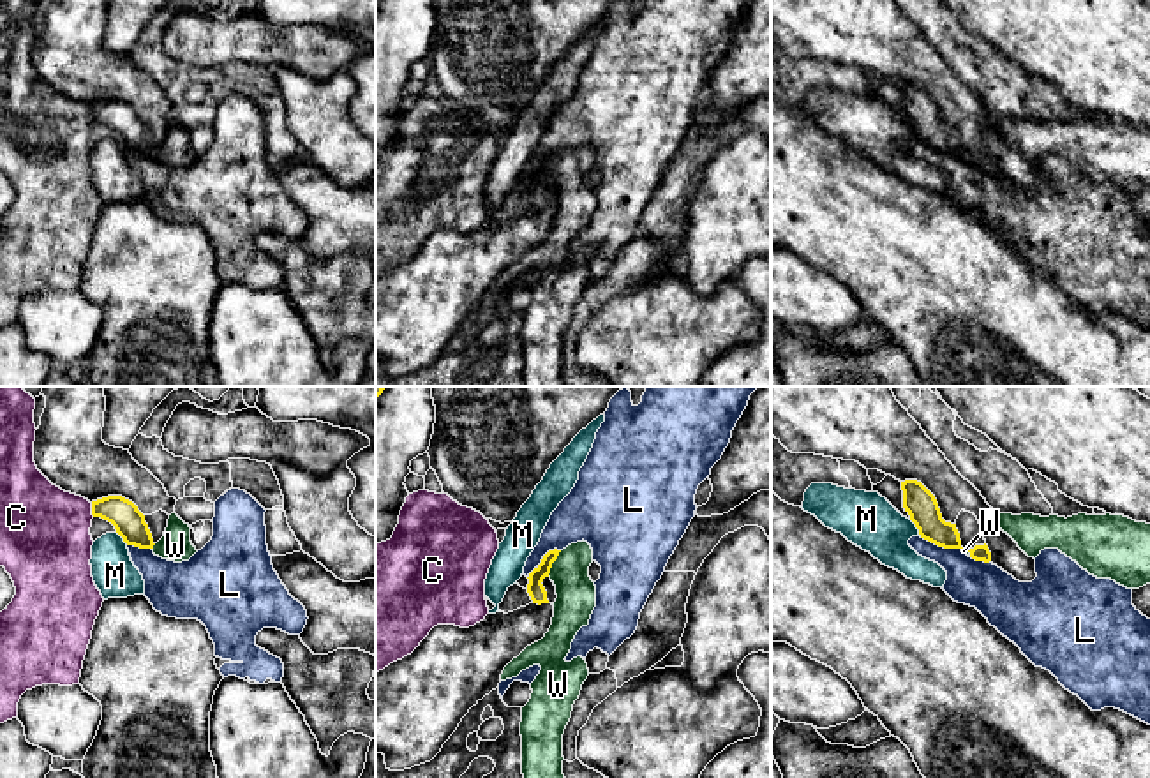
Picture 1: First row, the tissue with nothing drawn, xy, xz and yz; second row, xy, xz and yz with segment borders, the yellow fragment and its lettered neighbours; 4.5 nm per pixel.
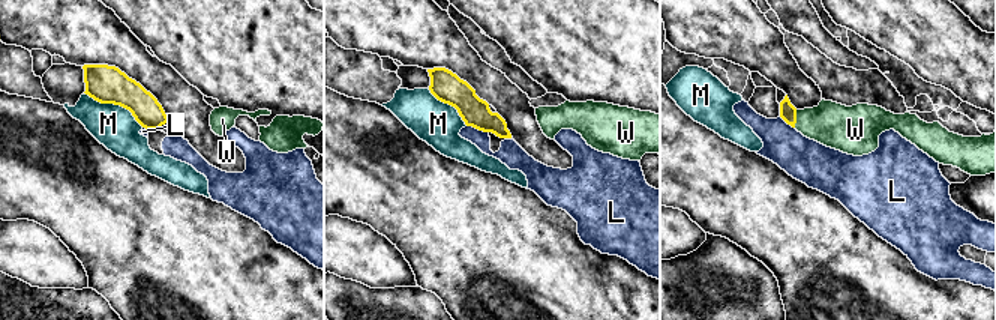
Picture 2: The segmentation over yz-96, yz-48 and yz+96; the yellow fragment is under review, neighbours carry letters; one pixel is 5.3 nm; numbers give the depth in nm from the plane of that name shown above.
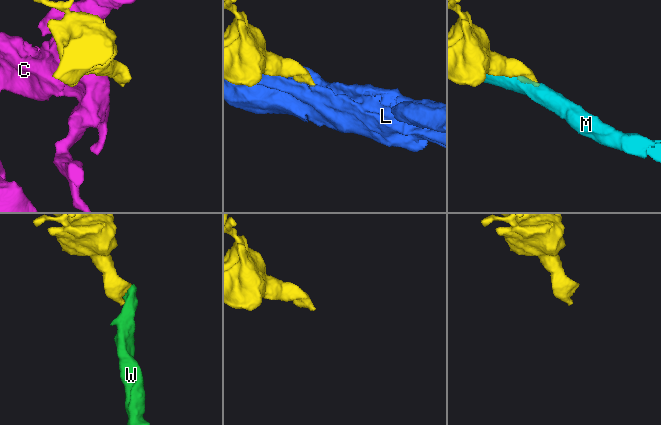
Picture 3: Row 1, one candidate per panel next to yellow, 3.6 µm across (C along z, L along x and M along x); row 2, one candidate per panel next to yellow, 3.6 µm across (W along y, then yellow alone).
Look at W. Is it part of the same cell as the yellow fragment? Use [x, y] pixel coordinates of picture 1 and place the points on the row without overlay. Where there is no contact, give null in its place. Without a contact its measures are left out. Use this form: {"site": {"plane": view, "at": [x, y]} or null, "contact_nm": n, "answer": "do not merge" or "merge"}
{"site": {"plane": "xz", "at": [552, 166]}, "contact_nm": 140, "answer": "merge"}

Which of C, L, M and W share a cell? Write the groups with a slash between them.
C / L / M / W

